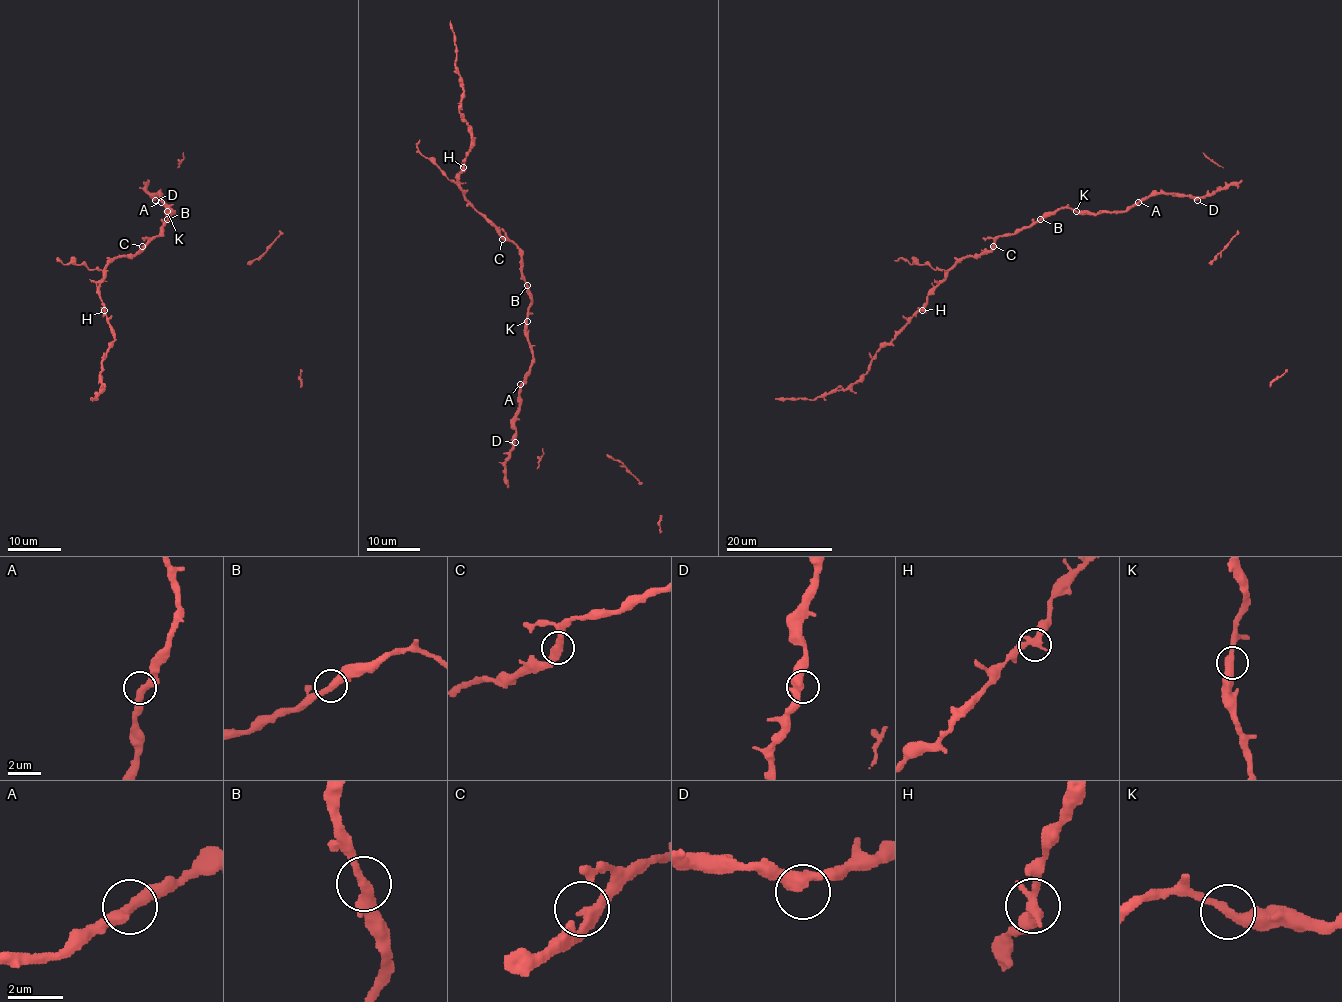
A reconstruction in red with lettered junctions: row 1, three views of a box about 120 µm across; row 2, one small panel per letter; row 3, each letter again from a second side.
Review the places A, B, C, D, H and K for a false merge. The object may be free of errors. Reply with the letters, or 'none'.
none

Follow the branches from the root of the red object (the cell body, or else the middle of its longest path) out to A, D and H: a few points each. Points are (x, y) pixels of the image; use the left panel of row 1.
A: (167, 211), (173, 212), (161, 202)
D: (167, 211), (173, 212), (161, 200), (159, 194), (155, 195), (155, 200)
H: (167, 211), (169, 207), (171, 211), (159, 235), (134, 255), (119, 255), (106, 267), (100, 284), (104, 311)

